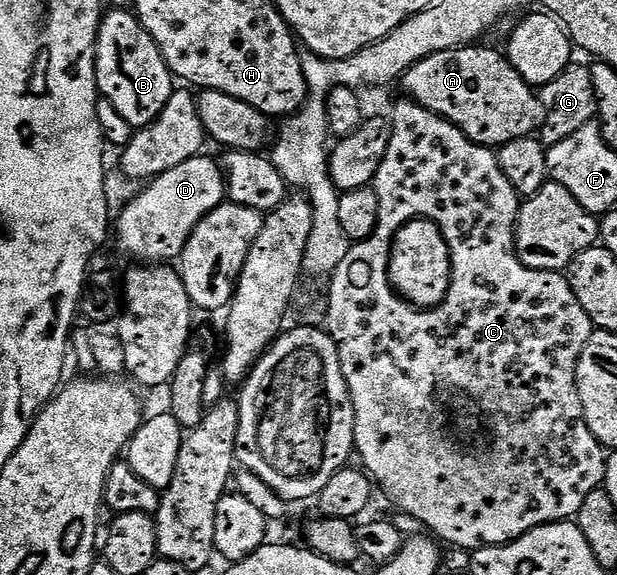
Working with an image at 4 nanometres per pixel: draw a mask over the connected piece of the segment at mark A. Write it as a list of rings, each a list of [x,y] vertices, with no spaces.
[[[463,45],[430,54],[402,75],[400,86],[413,101],[447,118],[481,146],[497,148],[517,138],[531,137],[540,122],[539,95],[516,72],[505,53],[481,50],[480,46]]]

